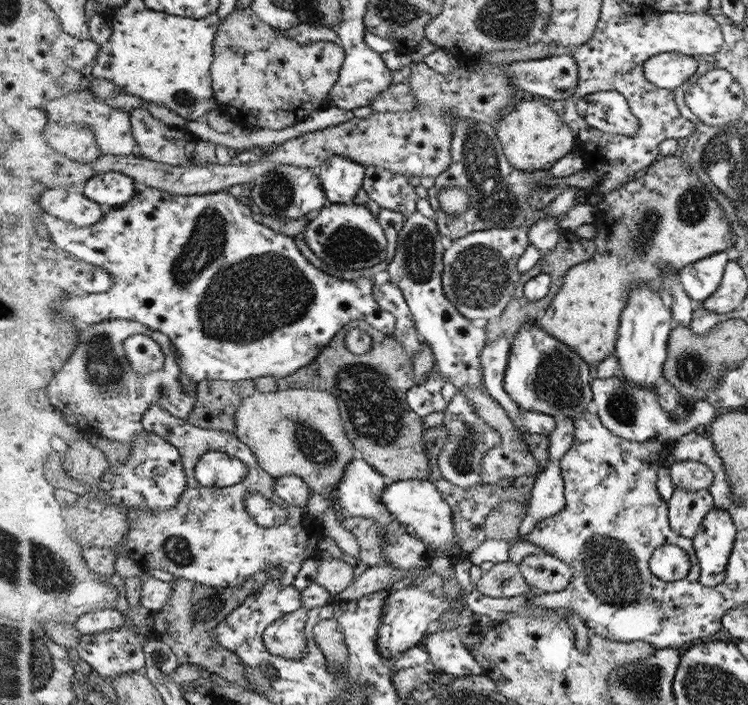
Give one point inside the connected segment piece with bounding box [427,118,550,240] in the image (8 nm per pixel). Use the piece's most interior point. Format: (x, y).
(499, 194)

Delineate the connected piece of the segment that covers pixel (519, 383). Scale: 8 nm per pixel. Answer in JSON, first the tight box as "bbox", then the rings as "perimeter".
{"bbox":[503,322,592,422],"perimeter":[[[536,322],[526,323],[524,327],[520,327],[518,335],[512,338],[503,387],[522,411],[543,412],[544,414],[553,416],[557,422],[562,422],[563,420],[567,420],[567,418],[577,419],[587,412],[589,408],[588,404],[592,400],[588,364],[570,346],[560,342],[555,336],[548,334]]]}

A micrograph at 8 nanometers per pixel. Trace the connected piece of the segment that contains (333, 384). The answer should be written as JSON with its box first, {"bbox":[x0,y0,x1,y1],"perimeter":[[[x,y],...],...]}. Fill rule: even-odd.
{"bbox":[316,320,431,481],"perimeter":[[[352,320],[330,340],[332,346],[316,358],[318,373],[326,380],[322,390],[338,399],[342,422],[362,460],[371,463],[387,481],[427,479],[431,474],[424,438],[426,423],[407,402],[407,393],[415,384],[414,359],[393,336],[372,328],[364,320]],[[350,330],[362,330],[372,338],[368,353],[352,354],[347,347]]]}

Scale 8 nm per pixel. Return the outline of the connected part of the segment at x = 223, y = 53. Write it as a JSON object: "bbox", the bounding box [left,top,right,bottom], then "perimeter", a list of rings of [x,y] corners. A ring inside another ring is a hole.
{"bbox":[213,2,343,130],"perimeter":[[[256,2],[247,9],[235,9],[219,26],[213,66],[215,94],[221,109],[237,120],[239,128],[257,126],[282,130],[285,126],[306,121],[312,112],[327,104],[328,92],[339,80],[343,51],[336,39],[322,39],[304,44],[286,37],[279,29],[264,22],[254,12],[255,7]]]}

